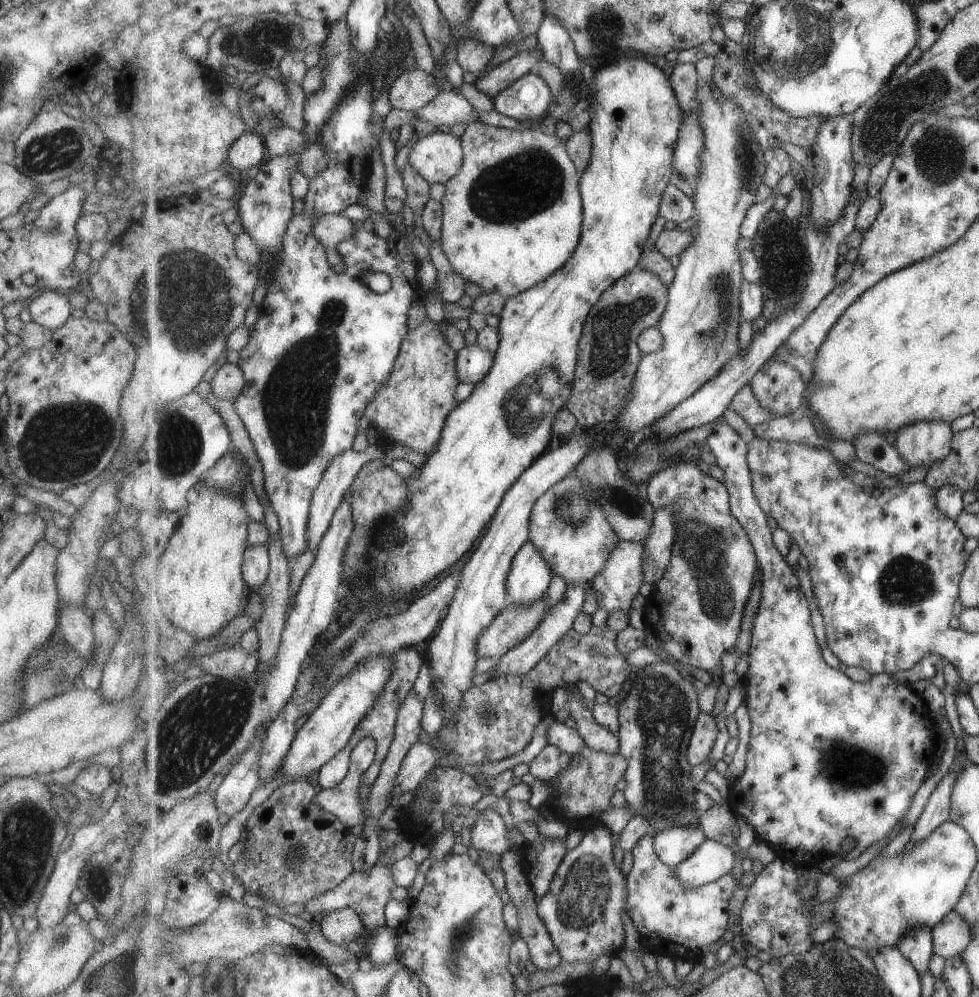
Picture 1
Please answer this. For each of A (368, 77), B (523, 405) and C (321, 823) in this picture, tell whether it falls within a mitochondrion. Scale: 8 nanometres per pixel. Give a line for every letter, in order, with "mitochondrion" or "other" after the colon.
A: other
B: mitochondrion
C: other

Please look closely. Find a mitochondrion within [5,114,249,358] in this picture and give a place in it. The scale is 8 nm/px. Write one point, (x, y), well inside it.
(184, 305)

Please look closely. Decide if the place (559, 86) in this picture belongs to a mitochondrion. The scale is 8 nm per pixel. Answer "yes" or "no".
no

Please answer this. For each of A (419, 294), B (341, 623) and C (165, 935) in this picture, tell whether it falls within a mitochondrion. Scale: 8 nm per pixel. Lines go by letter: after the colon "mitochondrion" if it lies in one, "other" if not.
A: other
B: other
C: other

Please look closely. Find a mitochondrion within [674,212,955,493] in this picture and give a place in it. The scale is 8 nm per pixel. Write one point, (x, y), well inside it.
(718, 285)

